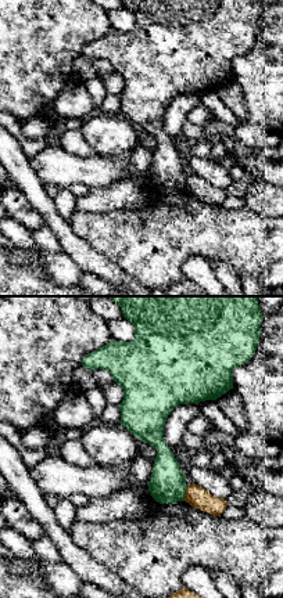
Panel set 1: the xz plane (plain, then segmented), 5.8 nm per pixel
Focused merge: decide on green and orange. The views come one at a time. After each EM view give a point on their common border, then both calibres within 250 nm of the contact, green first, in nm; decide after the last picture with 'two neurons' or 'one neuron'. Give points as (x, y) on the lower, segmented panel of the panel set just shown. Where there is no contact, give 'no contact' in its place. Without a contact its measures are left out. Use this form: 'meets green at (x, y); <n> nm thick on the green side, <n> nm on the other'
meets green at (185, 493); 220 nm thick on the green side, 120 nm on the other

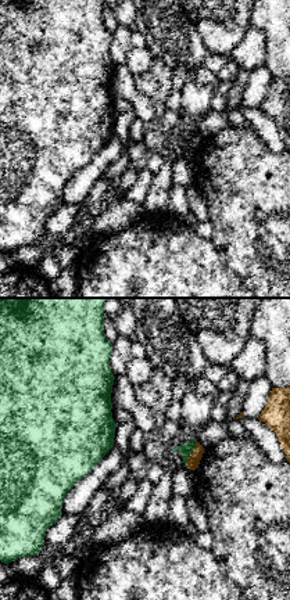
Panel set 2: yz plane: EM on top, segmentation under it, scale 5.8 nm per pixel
meets green at (190, 453); 80 nm thick on the green side, 70 nm on the other

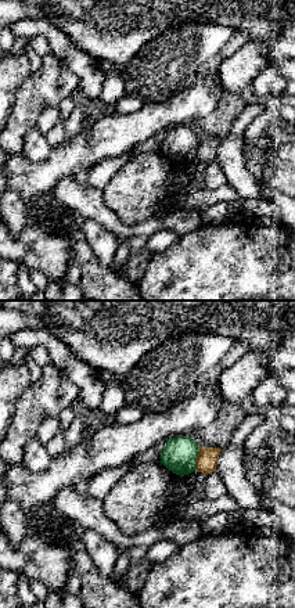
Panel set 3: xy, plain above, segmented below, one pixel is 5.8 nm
meets green at (197, 457); 200 nm thick on the green side, 120 nm on the other

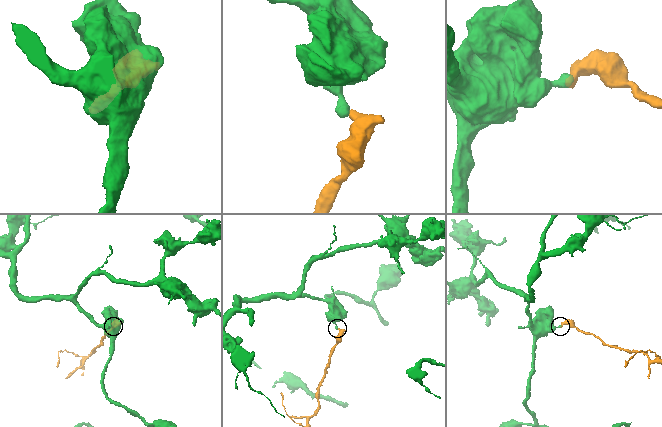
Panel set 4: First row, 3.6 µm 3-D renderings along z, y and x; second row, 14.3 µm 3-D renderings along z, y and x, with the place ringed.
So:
two neurons

